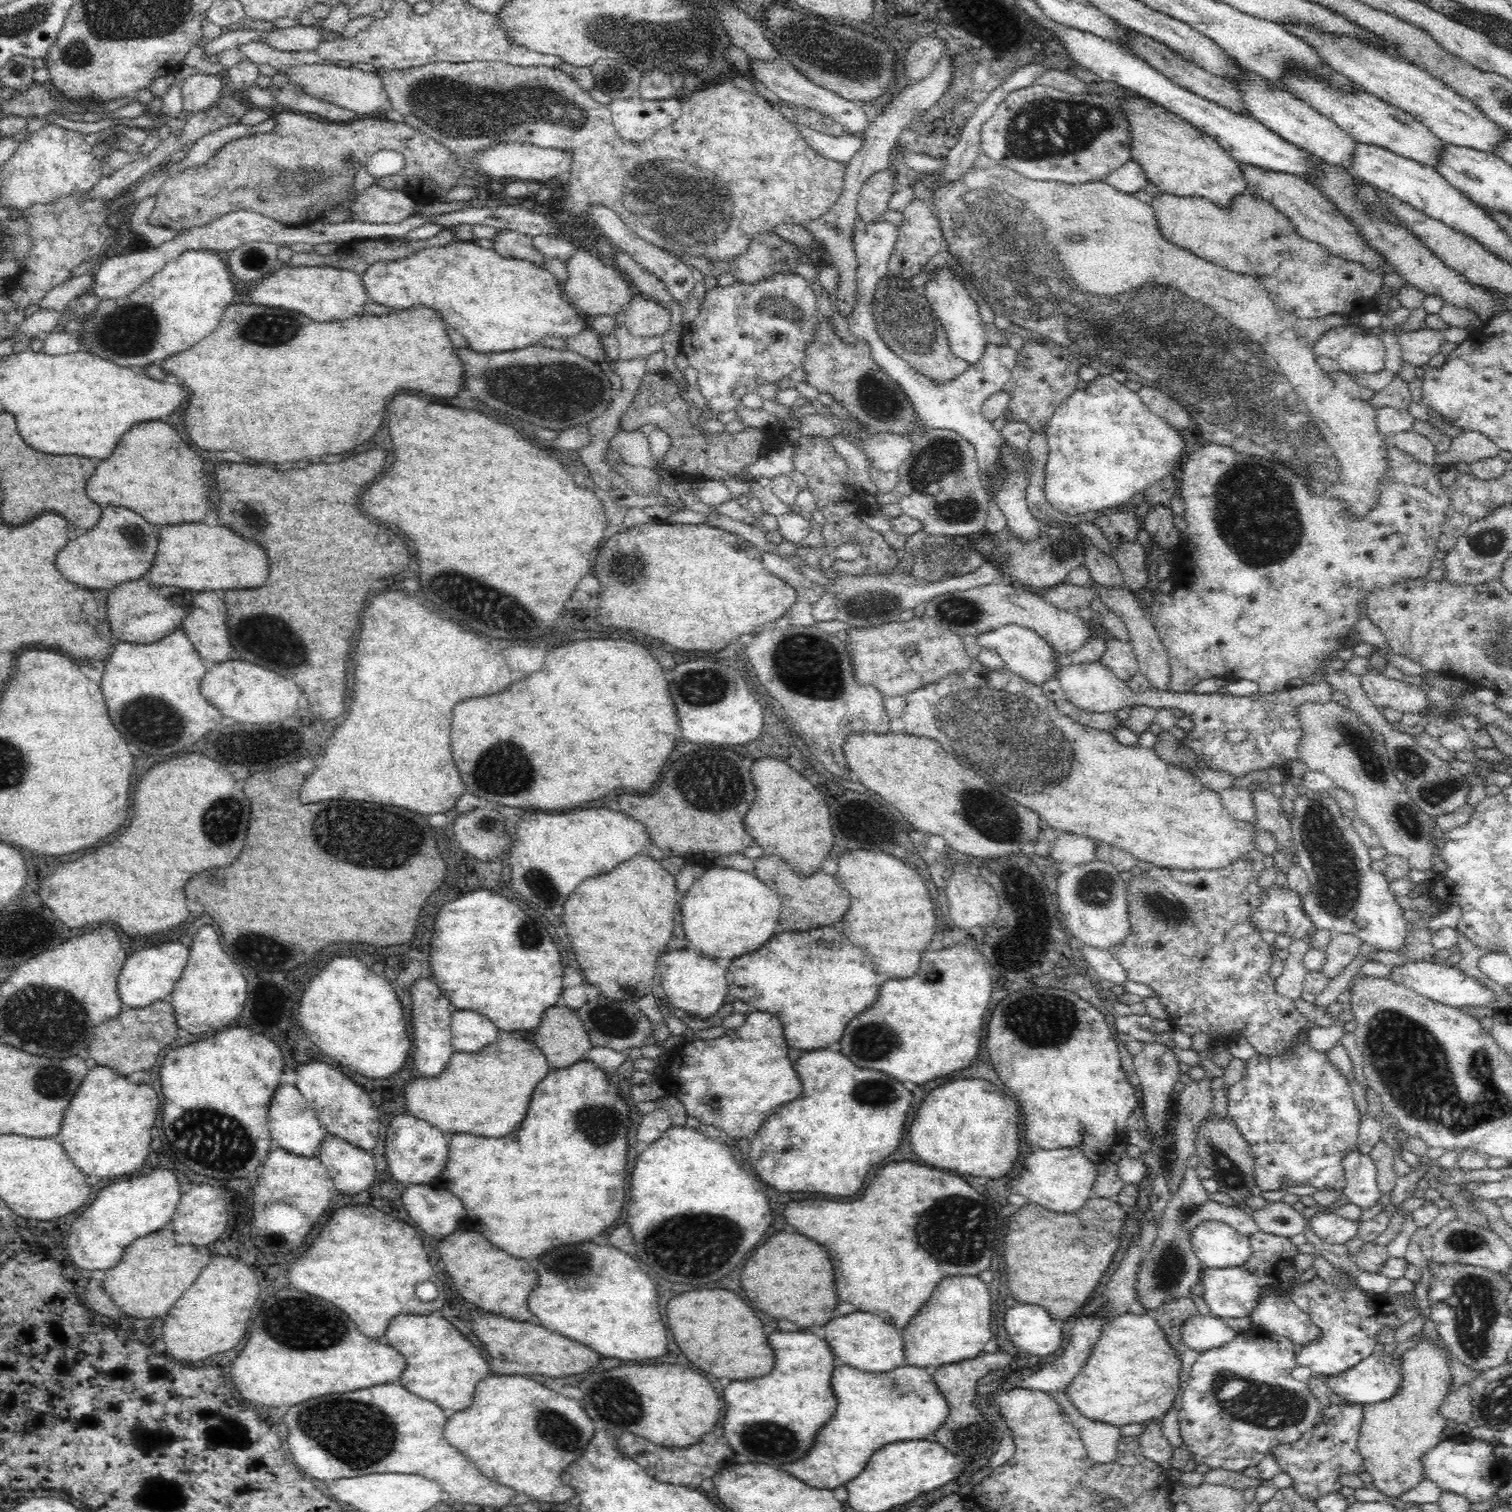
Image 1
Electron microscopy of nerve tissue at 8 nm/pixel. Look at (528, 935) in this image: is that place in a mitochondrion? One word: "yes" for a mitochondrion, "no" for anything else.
yes

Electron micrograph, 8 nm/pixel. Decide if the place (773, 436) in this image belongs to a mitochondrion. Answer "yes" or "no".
no

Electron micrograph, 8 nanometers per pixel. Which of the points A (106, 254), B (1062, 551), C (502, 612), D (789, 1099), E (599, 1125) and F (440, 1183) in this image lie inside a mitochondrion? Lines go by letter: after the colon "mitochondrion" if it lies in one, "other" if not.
A: other
B: mitochondrion
C: mitochondrion
D: other
E: mitochondrion
F: other

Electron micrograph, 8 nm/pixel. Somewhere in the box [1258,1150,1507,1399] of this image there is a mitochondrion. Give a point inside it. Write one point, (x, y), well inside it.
(1473, 1300)

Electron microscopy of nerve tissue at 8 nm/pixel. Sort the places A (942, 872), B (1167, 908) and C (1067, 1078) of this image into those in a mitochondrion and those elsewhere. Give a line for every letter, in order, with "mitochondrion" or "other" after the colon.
A: other
B: mitochondrion
C: other

